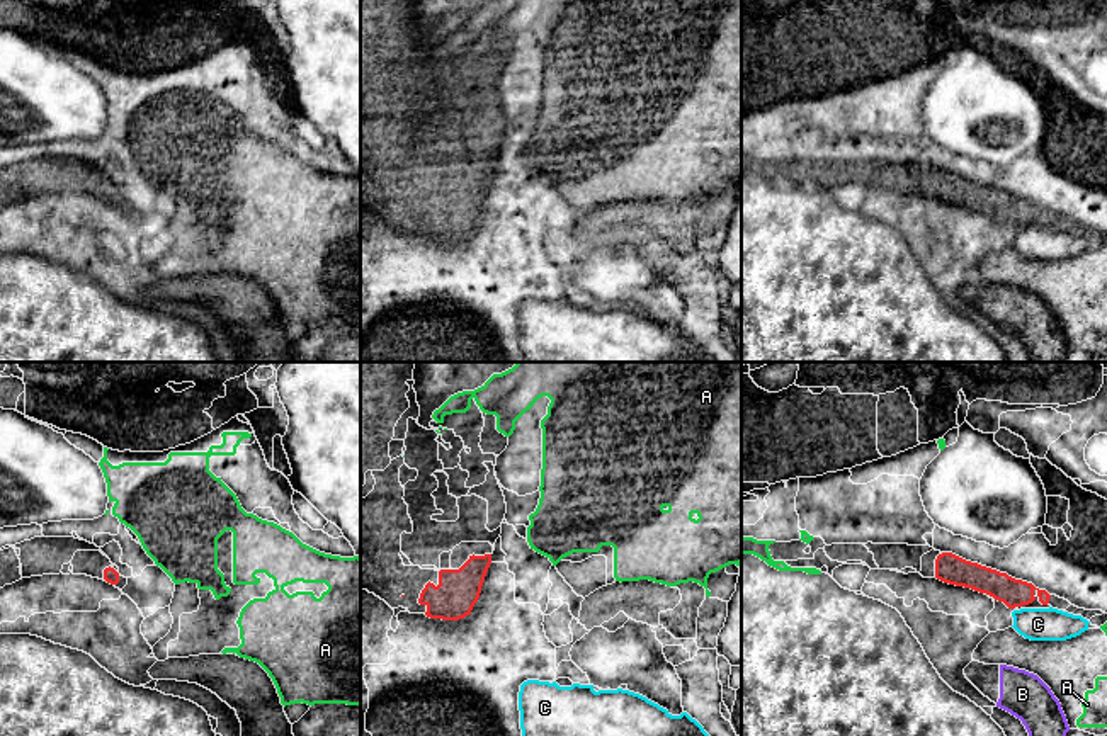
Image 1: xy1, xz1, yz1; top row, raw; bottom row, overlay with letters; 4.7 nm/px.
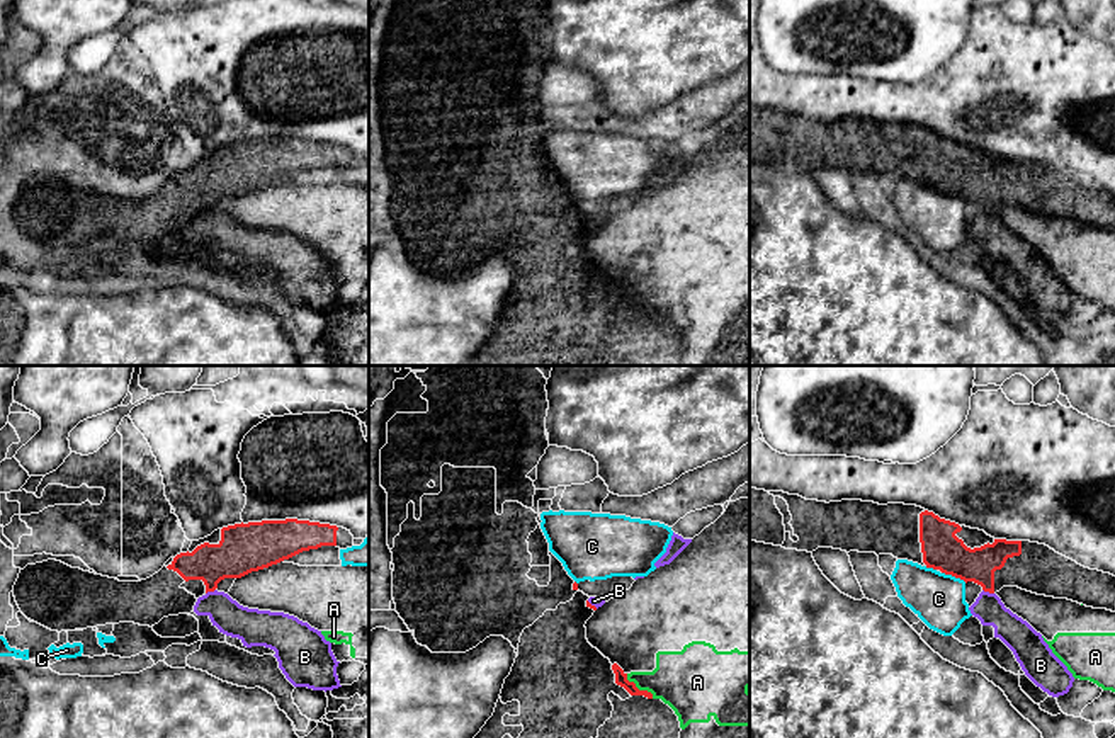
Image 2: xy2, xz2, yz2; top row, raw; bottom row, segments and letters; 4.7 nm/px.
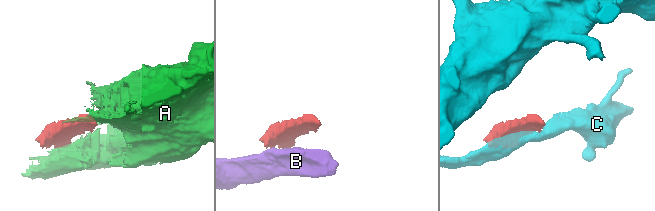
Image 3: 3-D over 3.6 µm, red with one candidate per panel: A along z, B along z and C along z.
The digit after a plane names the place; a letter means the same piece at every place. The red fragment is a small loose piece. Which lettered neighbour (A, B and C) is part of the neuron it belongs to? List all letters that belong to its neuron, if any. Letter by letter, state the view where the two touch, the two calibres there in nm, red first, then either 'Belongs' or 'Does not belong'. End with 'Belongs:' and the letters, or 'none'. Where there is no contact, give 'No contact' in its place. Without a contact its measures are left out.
A: Touches red in xz2. Thickness 60 nm (red) against 300 nm. Does not belong
B: Touches red in yz2. Thickness 170 nm (red) against 150 nm. Does not belong
C: Touches red in yz2. Thickness 190 nm (red) against 240 nm. Does not belong
Belongs: none

